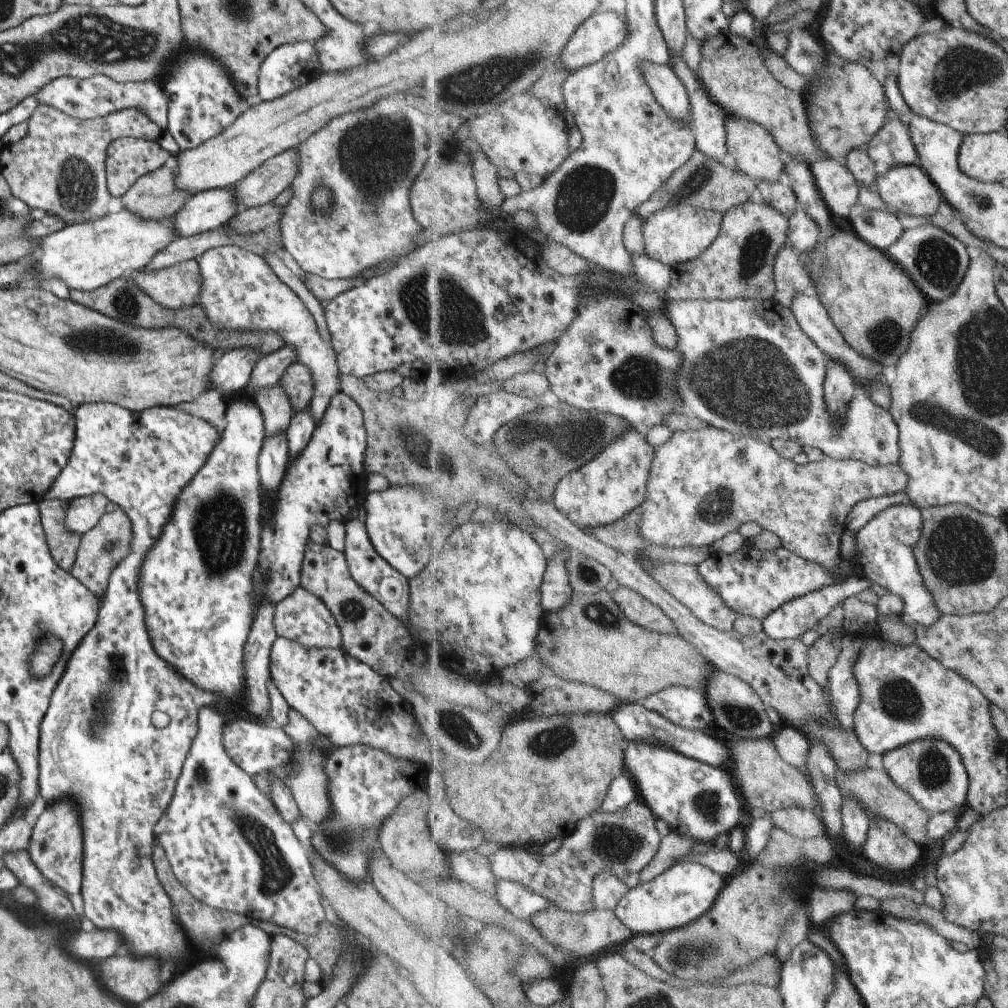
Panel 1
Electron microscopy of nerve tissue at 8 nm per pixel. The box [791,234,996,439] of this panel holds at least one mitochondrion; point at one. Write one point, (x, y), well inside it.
(936, 262)

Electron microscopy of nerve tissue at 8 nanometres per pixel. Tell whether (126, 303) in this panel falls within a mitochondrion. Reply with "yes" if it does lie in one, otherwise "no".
yes

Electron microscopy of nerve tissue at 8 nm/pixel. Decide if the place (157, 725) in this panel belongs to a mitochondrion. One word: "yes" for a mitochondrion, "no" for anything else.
no

